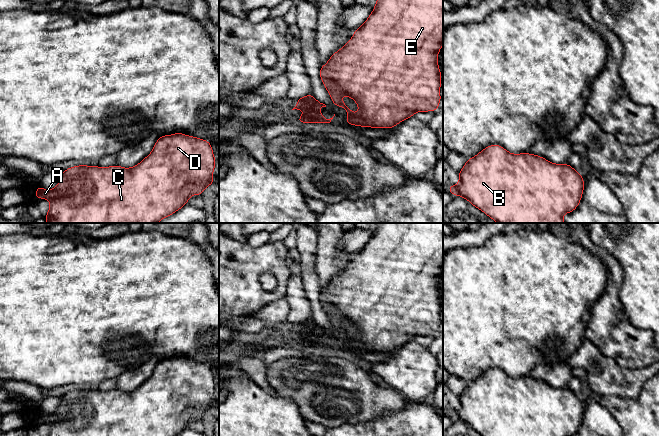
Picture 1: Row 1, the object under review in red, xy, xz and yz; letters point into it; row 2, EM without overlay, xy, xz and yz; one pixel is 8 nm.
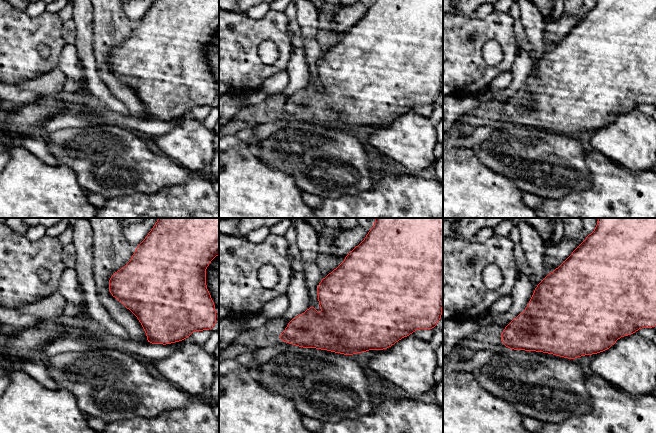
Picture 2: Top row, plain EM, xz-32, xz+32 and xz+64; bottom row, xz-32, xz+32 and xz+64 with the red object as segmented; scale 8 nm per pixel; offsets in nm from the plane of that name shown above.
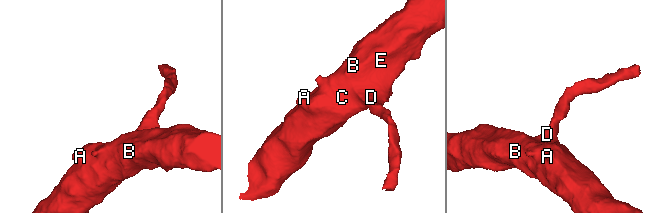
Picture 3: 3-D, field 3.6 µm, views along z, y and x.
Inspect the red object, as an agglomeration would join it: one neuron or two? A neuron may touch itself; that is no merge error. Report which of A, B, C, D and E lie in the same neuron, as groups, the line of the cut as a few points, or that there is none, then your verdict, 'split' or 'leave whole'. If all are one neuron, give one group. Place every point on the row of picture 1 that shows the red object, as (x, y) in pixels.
A B C D E; no cut; leave whole

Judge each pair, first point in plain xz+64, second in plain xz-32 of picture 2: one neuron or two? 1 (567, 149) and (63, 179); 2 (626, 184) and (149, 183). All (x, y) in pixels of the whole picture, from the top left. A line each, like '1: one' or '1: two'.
1: two
2: two

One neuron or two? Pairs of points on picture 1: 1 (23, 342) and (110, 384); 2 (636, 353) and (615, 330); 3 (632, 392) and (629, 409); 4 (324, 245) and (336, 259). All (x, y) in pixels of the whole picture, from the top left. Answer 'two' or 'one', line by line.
1: two
2: one
3: two
4: one

